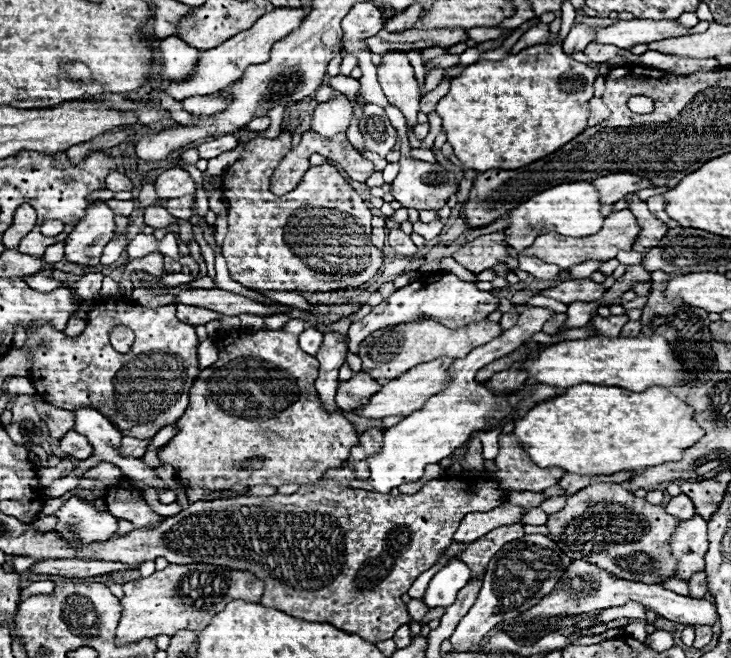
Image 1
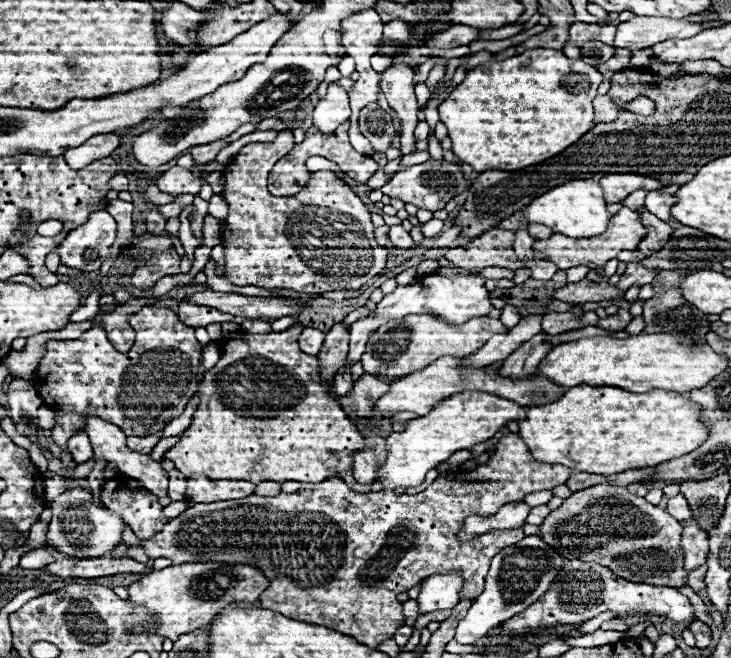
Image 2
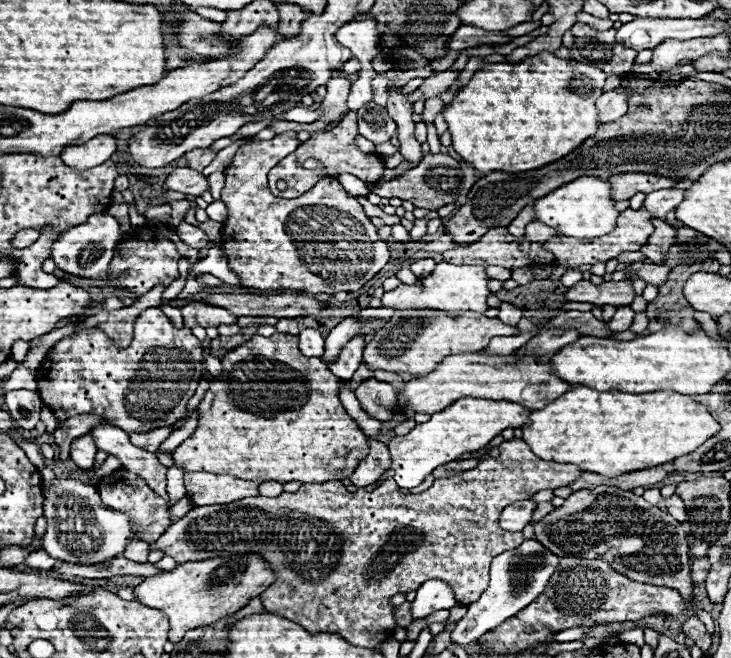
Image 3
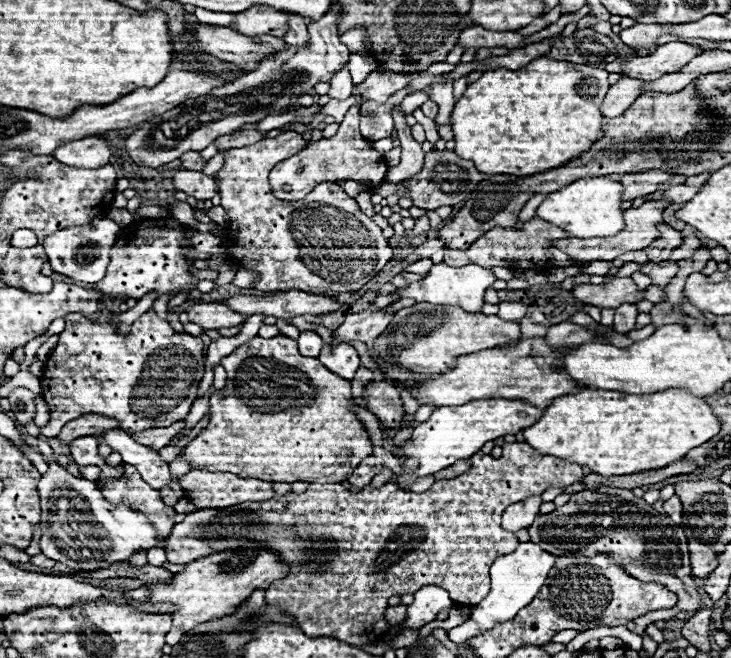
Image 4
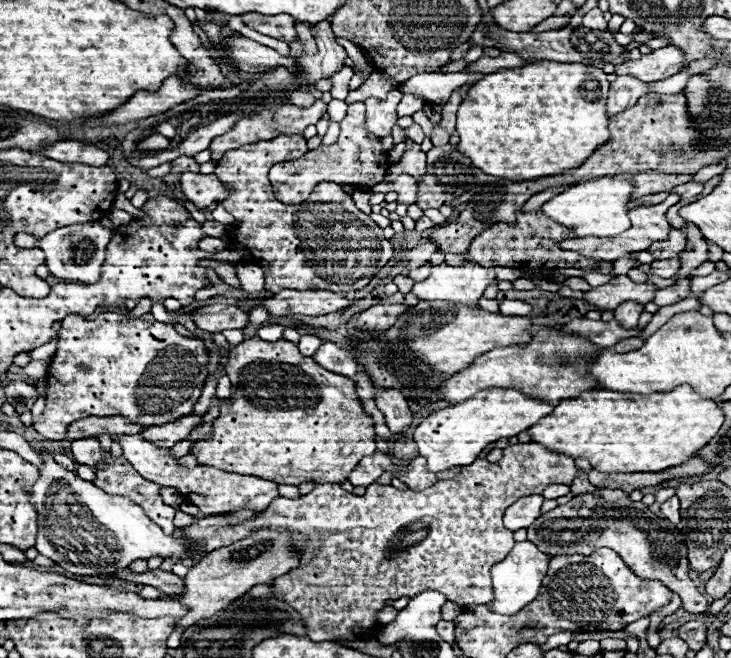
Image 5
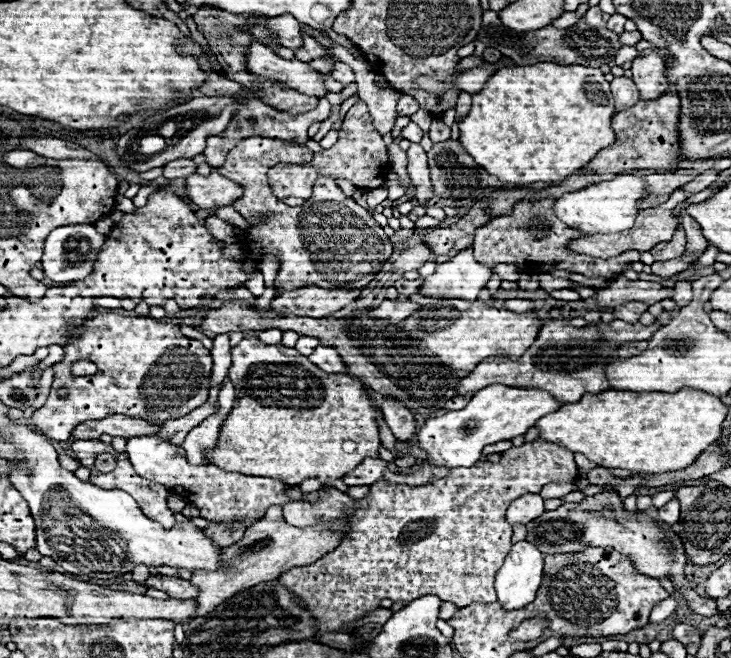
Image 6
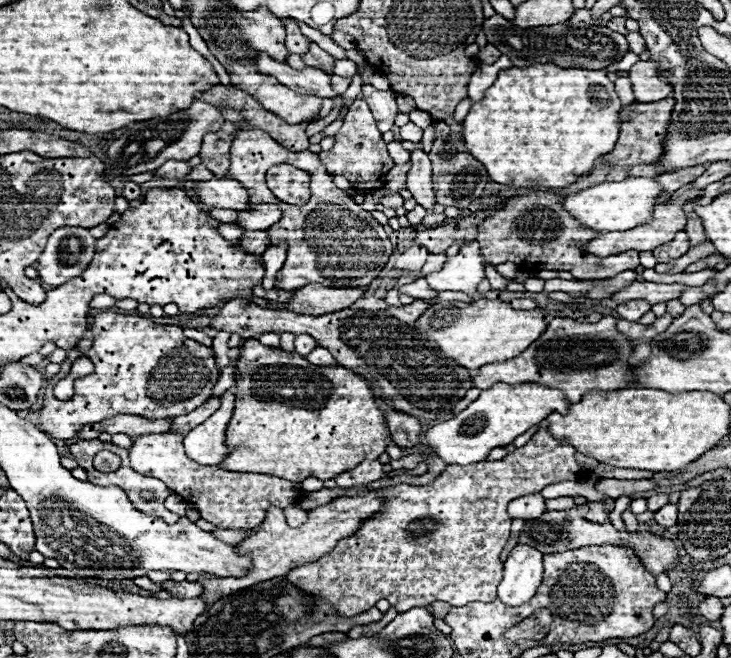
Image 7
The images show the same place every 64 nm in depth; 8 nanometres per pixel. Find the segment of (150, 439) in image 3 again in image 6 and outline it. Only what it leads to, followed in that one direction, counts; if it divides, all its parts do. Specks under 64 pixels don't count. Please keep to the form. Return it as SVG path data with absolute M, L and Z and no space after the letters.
M206 402L206 404L202 404L196 410L192 410L186 416L180 416L180 418L174 418L174 420L166 420L164 426L162 426L162 430L158 432L158 436L164 438L164 440L168 440L168 442L176 442L176 446L180 446L184 442L188 430L196 428L200 422L204 422L206 416L212 416L214 412L216 412L216 406L210 404L210 402Z

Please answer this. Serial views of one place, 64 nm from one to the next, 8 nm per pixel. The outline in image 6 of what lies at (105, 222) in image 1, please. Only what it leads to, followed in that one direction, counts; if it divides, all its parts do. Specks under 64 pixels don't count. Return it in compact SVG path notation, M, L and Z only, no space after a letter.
M60 226L60 228L52 230L50 236L46 238L44 256L42 256L42 262L40 262L46 278L56 282L56 284L86 278L94 268L94 262L96 262L98 252L104 244L104 238L106 236L98 234L94 230L94 226Z

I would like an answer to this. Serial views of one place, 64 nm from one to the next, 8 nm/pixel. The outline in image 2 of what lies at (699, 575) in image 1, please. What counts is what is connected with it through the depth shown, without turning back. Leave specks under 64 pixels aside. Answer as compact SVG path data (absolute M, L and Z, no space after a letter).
M706 564L704 566L698 566L696 570L692 570L690 574L688 574L688 586L694 590L694 592L698 592L698 590L704 590L706 588L706 584L704 584L704 574L706 574Z

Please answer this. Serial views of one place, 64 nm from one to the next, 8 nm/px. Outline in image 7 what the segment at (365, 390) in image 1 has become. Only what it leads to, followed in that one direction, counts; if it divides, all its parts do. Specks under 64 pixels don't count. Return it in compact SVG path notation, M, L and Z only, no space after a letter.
M386 410L386 420L388 420L388 428L392 434L392 440L396 442L396 446L400 448L412 448L420 444L420 434L422 434L422 426L420 420L396 410Z

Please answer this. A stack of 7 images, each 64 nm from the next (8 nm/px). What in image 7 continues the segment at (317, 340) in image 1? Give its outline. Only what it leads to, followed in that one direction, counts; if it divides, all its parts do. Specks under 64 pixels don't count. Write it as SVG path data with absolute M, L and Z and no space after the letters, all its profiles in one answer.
M298 334L296 336L296 352L306 356L316 348L316 340L310 334Z

